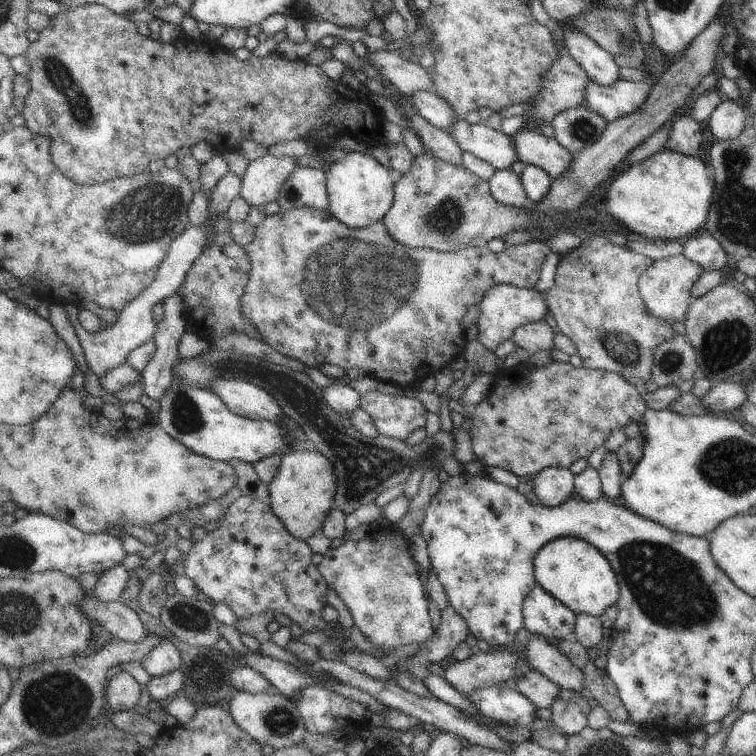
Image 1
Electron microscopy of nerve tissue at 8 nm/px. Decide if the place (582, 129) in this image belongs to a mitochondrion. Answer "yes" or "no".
yes

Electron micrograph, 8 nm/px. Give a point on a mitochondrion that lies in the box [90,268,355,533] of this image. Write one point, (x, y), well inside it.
(185, 419)

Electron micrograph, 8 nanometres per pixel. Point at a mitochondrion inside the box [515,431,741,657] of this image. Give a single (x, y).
(667, 588)

